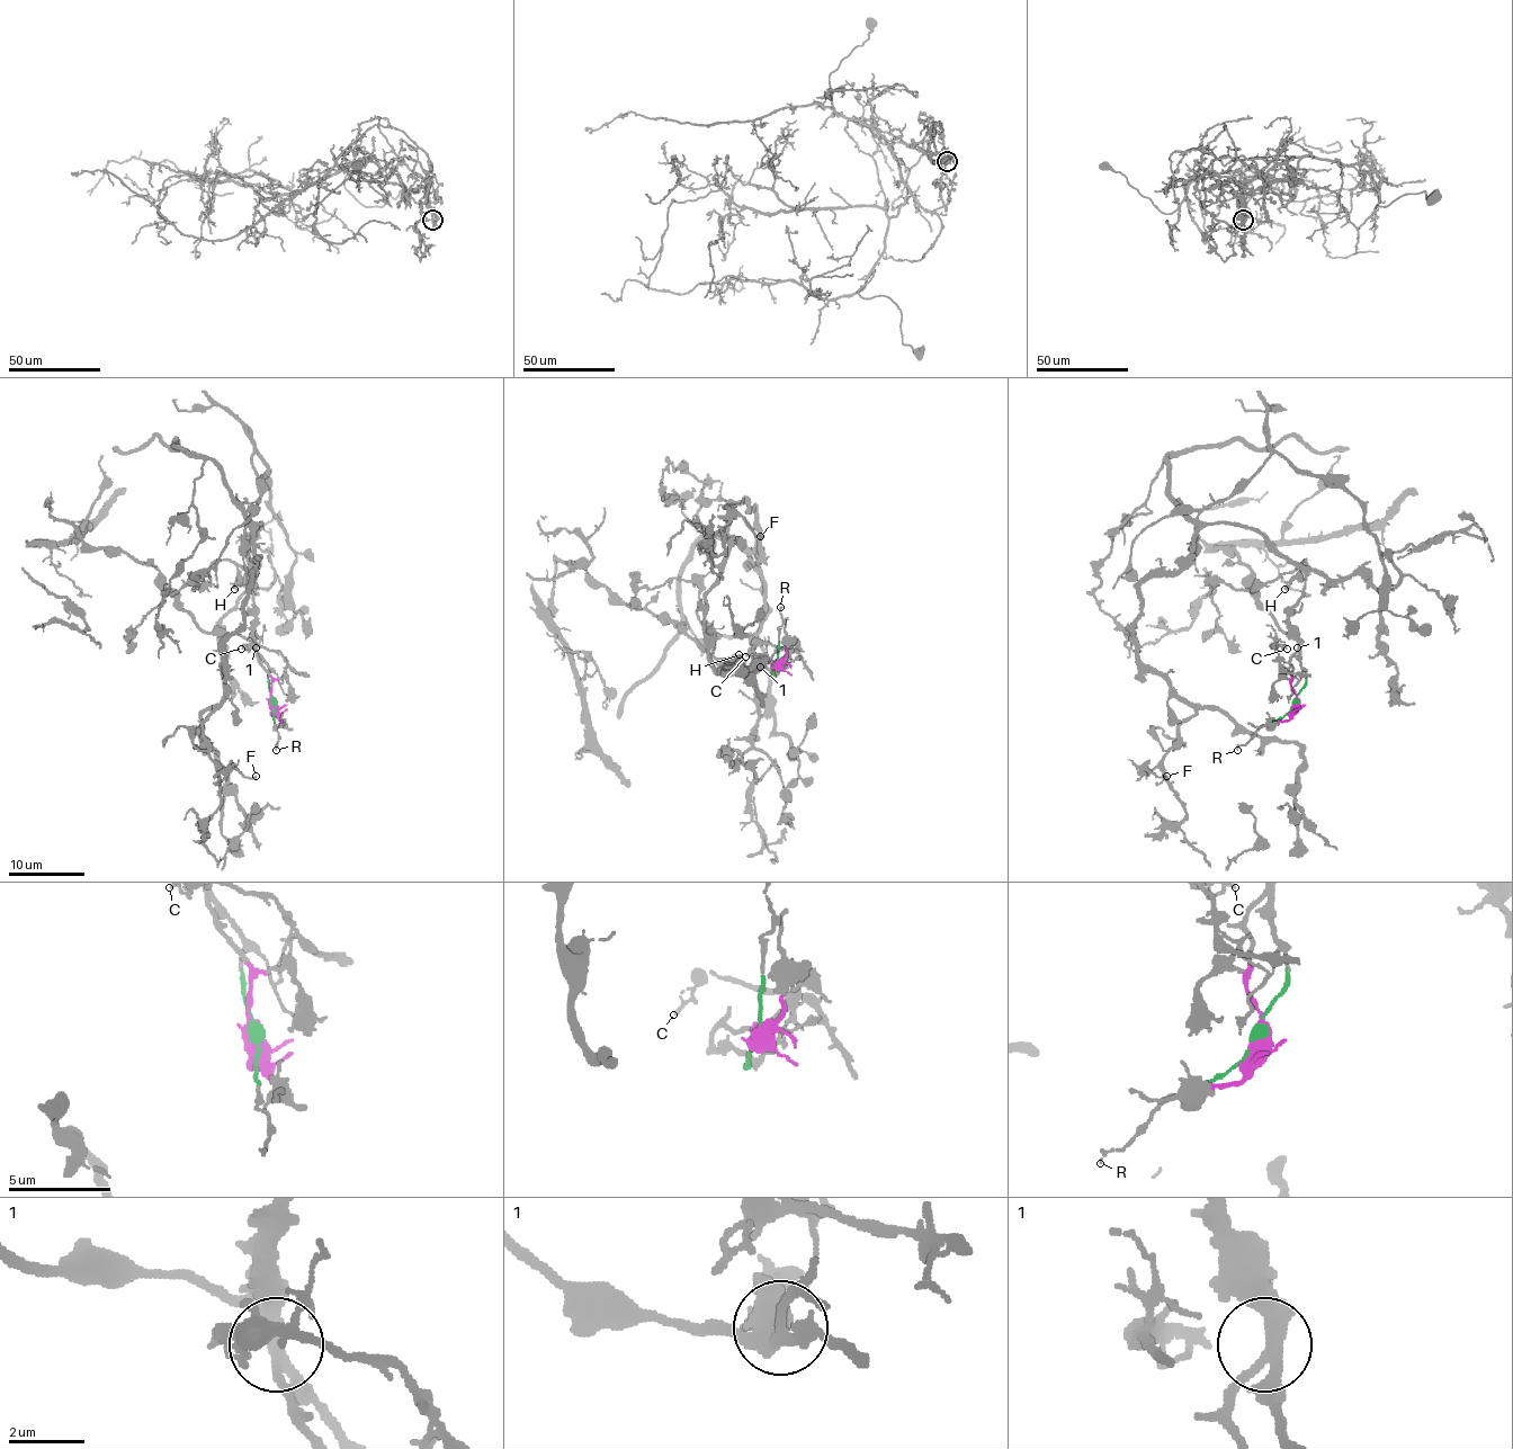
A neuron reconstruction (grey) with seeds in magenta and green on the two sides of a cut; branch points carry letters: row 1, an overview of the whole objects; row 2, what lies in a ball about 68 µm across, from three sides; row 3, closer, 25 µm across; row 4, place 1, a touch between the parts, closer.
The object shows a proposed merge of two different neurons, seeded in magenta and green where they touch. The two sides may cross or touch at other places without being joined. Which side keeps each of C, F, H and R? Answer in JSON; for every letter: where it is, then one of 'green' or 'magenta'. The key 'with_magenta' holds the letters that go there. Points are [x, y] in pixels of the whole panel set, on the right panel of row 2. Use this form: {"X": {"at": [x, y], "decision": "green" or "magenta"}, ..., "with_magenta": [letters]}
{"C": {"at": [1287, 649], "decision": "green"}, "F": {"at": [1166, 776], "decision": "magenta"}, "H": {"at": [1285, 589], "decision": "magenta"}, "R": {"at": [1237, 750], "decision": "green"}, "with_magenta": ["F", "H"]}

